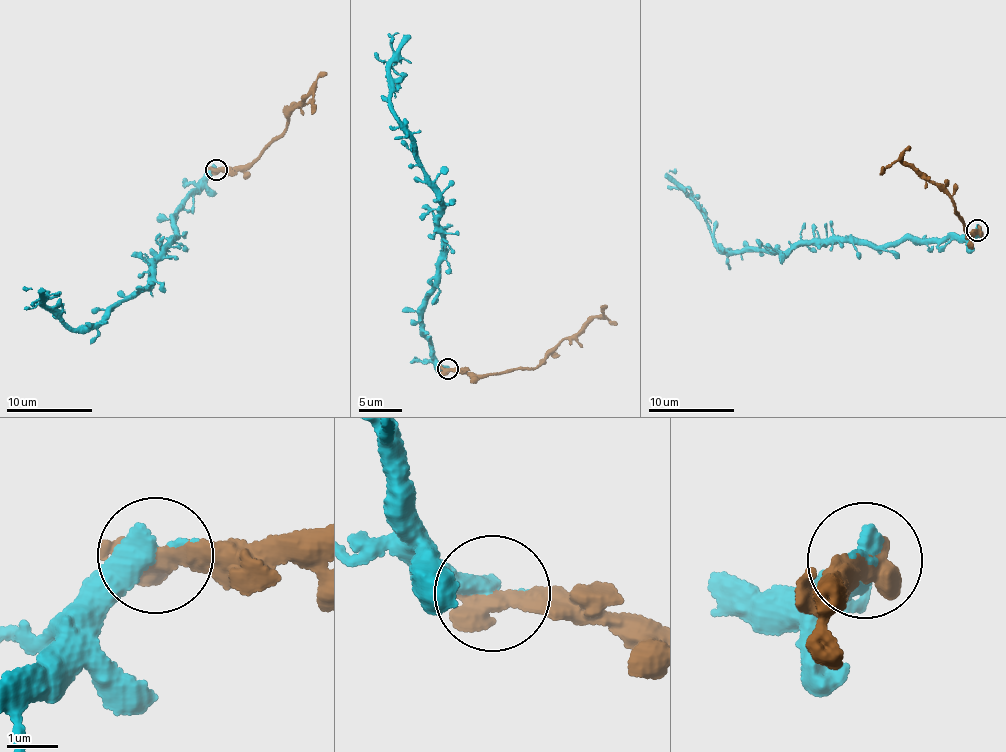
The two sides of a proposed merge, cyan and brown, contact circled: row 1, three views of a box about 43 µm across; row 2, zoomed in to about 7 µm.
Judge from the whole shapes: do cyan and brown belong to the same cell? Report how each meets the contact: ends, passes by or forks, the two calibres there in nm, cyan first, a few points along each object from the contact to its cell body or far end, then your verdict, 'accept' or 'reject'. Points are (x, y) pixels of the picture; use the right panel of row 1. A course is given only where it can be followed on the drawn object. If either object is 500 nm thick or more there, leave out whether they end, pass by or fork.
500/600 nm | cyan via (977, 230), (879, 245), (825, 237), (801, 240), (784, 251), (725, 251), (668, 171), (676, 168) | brown via (977, 230), (969, 237), (952, 199), (900, 161), (880, 174) | reject

